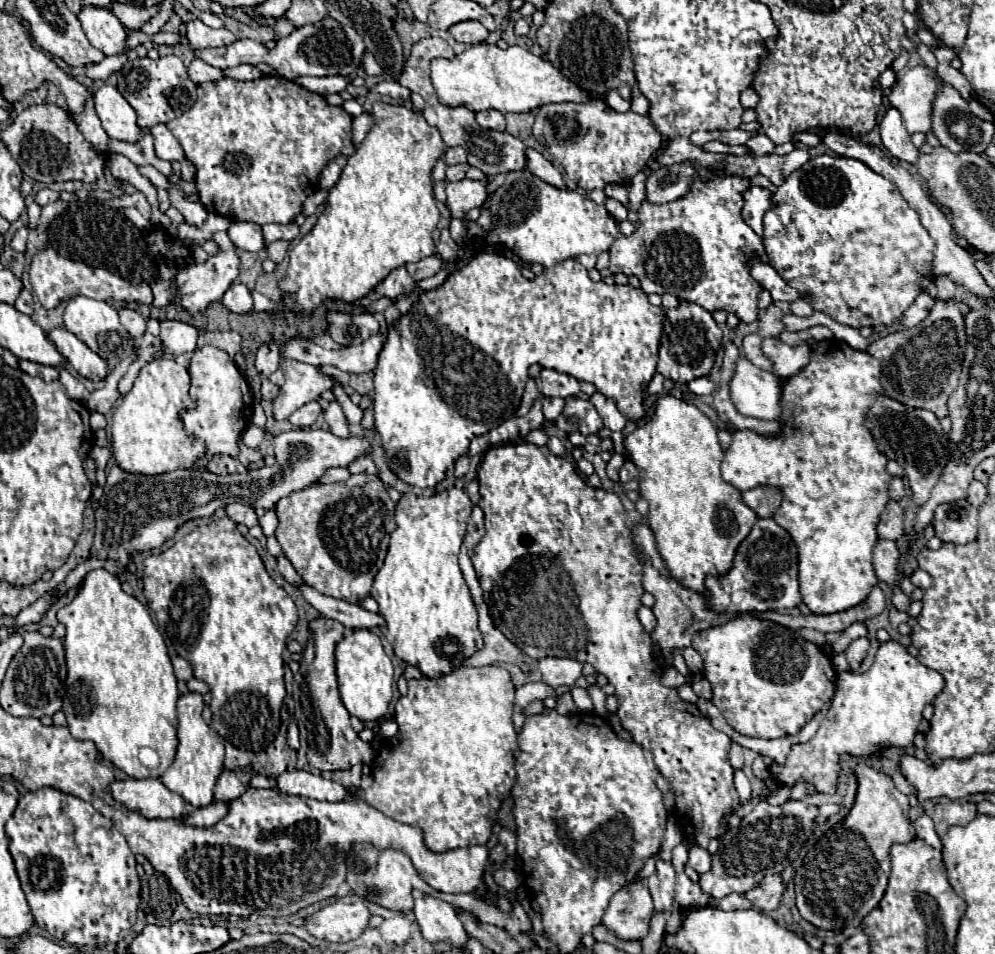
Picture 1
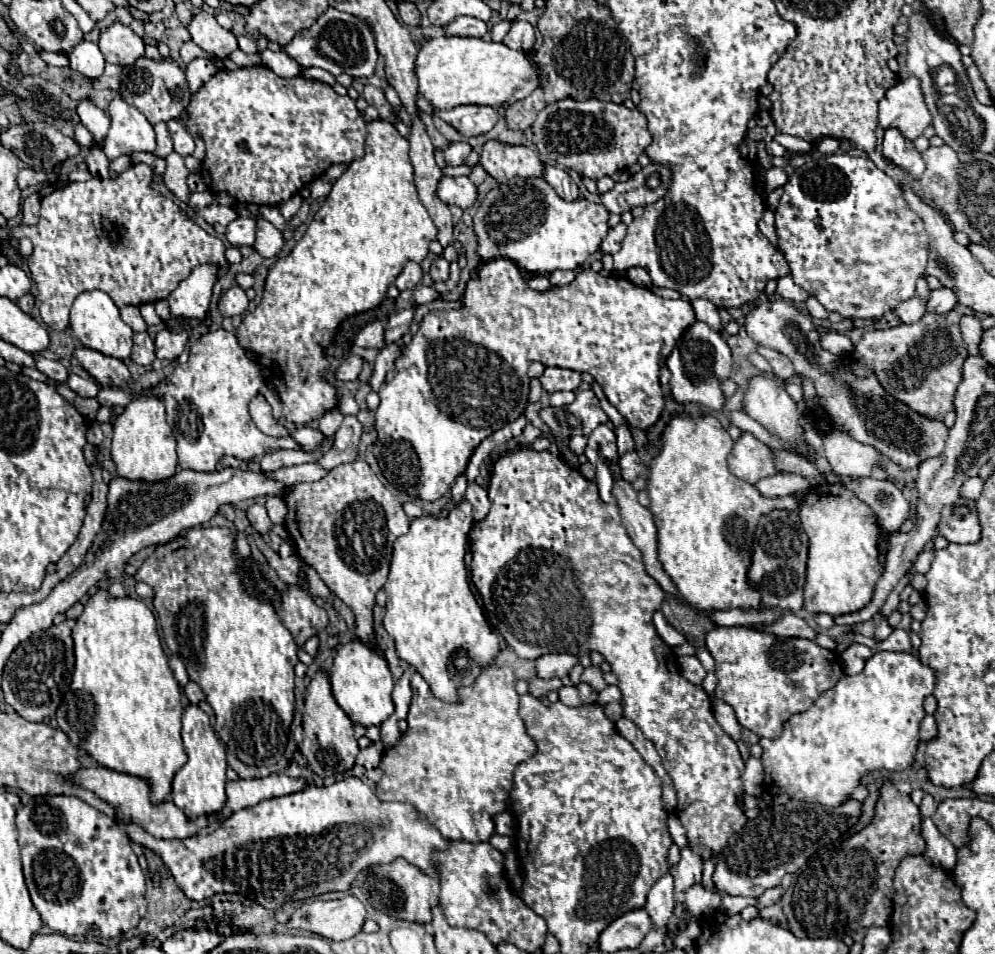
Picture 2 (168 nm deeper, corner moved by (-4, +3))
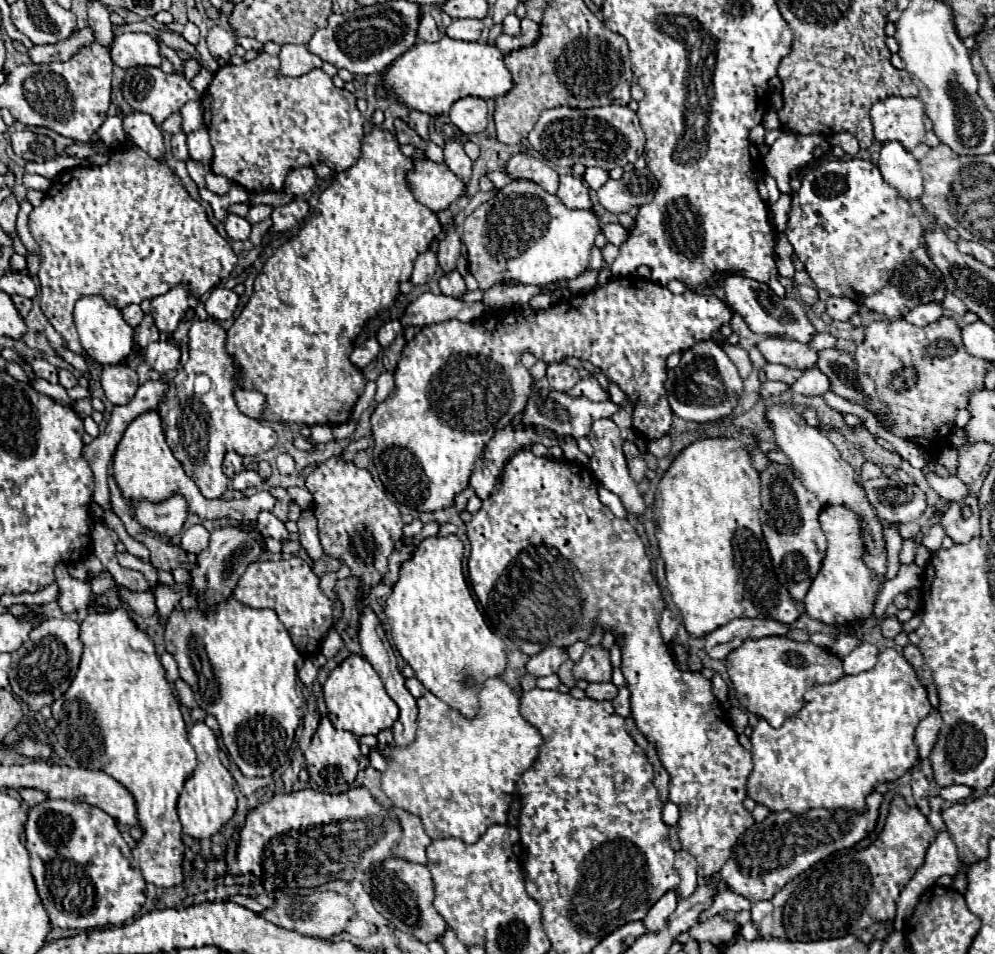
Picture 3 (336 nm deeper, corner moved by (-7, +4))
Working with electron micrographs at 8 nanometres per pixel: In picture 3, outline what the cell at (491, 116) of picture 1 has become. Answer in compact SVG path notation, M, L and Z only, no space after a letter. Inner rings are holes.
M468 97L468 99L458 99L452 107L450 107L450 119L452 123L466 135L472 133L480 133L486 129L488 121L486 121L488 109L484 99L480 97Z

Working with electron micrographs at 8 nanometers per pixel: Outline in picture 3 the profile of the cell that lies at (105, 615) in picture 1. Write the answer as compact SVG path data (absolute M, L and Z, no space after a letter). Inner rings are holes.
M120 607L108 613L88 613L80 625L80 639L84 643L80 669L68 691L56 699L56 703L52 703L52 717L58 721L54 735L70 757L82 767L108 773L136 799L138 823L144 833L136 841L132 857L138 863L146 883L154 883L156 887L180 885L184 843L182 825L176 815L176 801L184 787L184 779L188 779L188 775L192 775L196 769L196 753L186 739L186 725L180 705L164 677L164 667L158 661L152 639L130 621L126 609Z

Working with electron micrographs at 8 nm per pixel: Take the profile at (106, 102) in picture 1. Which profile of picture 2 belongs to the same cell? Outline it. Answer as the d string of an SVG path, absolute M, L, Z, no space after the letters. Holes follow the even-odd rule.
M121 96L113 98L109 104L111 128L103 142L103 152L109 160L133 152L153 152L155 132L147 118Z

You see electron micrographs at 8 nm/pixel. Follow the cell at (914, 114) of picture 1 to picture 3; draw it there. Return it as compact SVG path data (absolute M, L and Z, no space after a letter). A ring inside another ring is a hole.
M886 97L870 111L874 139L880 143L898 141L912 151L924 141L924 103L920 97Z

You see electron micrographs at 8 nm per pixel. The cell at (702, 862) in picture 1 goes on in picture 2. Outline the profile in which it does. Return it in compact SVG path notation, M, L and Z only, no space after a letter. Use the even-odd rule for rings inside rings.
M683 848L681 850L681 862L673 868L675 890L685 892L695 882L701 882L701 870L703 870L701 856L693 854L691 848Z

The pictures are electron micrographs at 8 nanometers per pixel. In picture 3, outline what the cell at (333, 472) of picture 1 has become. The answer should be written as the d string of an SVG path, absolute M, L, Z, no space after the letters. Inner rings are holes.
M246 469L230 477L230 485L232 485L234 489L238 489L238 491L244 491L246 487L258 487L258 485L262 485L262 483L264 483L264 481L262 481L262 477L260 477L256 471L246 471Z

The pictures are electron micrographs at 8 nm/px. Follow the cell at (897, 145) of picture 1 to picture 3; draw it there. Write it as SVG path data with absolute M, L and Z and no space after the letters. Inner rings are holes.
M898 141L882 145L878 169L882 179L892 185L906 201L918 199L922 195L920 165Z

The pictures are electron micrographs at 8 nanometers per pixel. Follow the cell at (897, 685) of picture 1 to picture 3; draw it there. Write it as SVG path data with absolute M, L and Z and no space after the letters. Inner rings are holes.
M886 649L878 655L878 663L864 673L844 675L836 683L816 685L806 693L802 711L790 717L780 729L768 725L766 719L758 719L758 725L750 737L750 753L754 769L746 783L746 793L758 805L768 807L774 813L792 811L806 813L808 809L848 809L860 813L864 799L880 783L900 779L918 761L914 745L916 725L930 713L924 685L918 681L912 665L896 649Z

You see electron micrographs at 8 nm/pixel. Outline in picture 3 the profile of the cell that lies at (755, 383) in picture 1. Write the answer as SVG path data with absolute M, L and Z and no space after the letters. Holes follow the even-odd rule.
M790 403L768 407L766 419L770 421L770 427L776 433L776 443L780 447L780 451L788 457L788 461L792 463L794 471L798 473L800 481L804 483L804 487L808 491L812 491L824 507L842 505L858 515L858 519L862 523L862 537L864 537L862 559L868 565L868 569L872 569L876 573L876 577L880 581L884 581L884 575L886 575L886 547L884 547L884 535L882 535L884 523L876 515L876 509L868 503L868 497L864 495L864 489L858 483L856 471L840 457L840 453L836 451L836 447L830 443L830 439L826 435L822 435L816 427L806 425L806 421L794 413L794 407Z

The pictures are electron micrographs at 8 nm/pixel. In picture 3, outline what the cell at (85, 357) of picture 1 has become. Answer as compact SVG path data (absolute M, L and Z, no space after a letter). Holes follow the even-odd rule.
M124 363L106 365L100 375L100 385L112 405L124 405L138 389L138 375Z

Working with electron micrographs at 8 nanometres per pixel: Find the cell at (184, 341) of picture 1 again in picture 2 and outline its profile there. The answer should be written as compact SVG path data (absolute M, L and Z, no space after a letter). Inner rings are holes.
M163 328L155 338L157 358L177 360L185 350L189 336L191 336L191 328L183 328L181 332L171 332L169 328Z

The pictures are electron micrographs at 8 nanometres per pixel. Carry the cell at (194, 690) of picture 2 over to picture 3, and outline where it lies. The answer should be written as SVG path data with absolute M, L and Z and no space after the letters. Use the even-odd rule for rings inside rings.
M178 679L176 683L174 683L174 689L176 689L176 693L178 693L178 699L180 699L180 703L182 705L186 705L188 709L192 709L192 707L196 707L196 701L194 701L194 695L192 695L192 689L182 681L182 679Z

